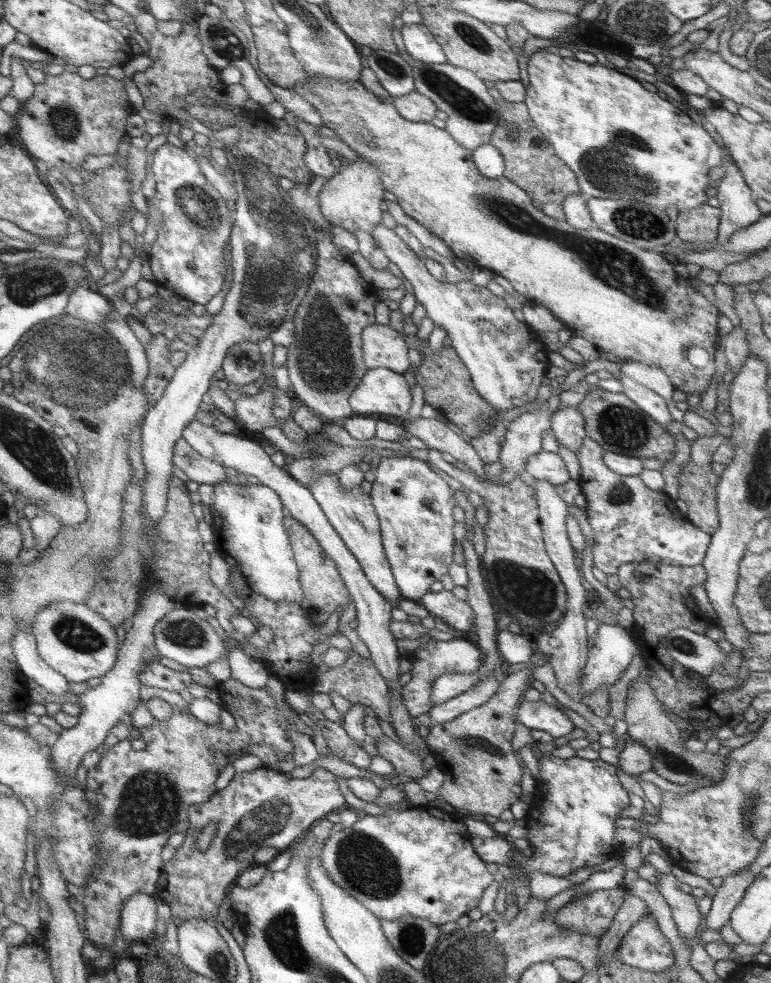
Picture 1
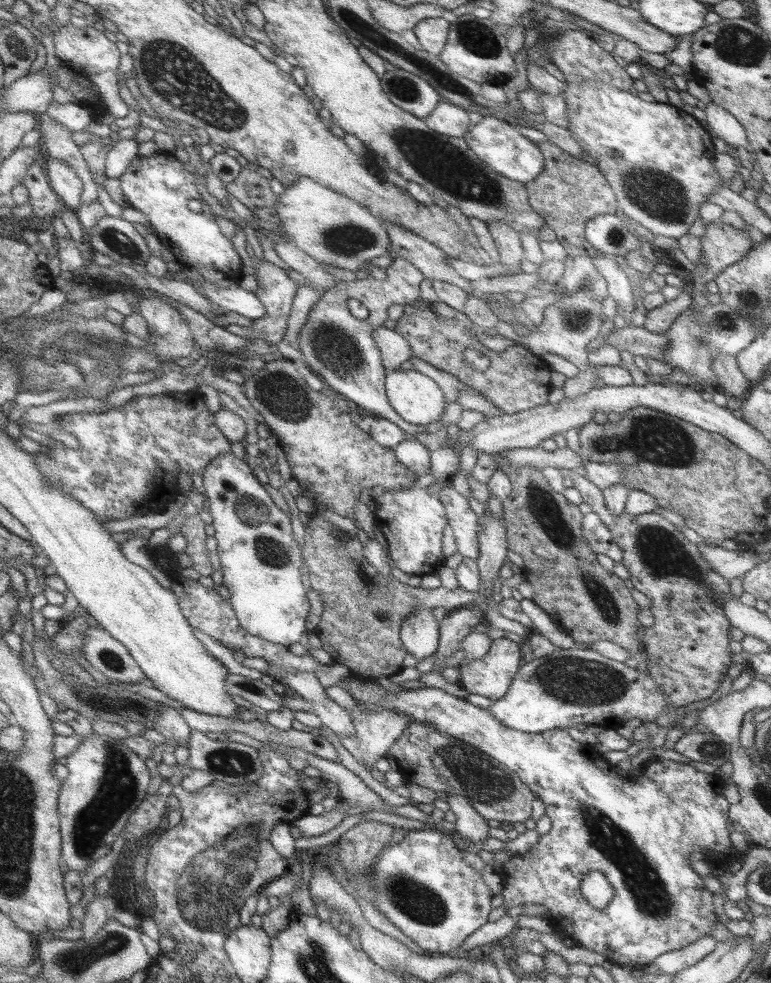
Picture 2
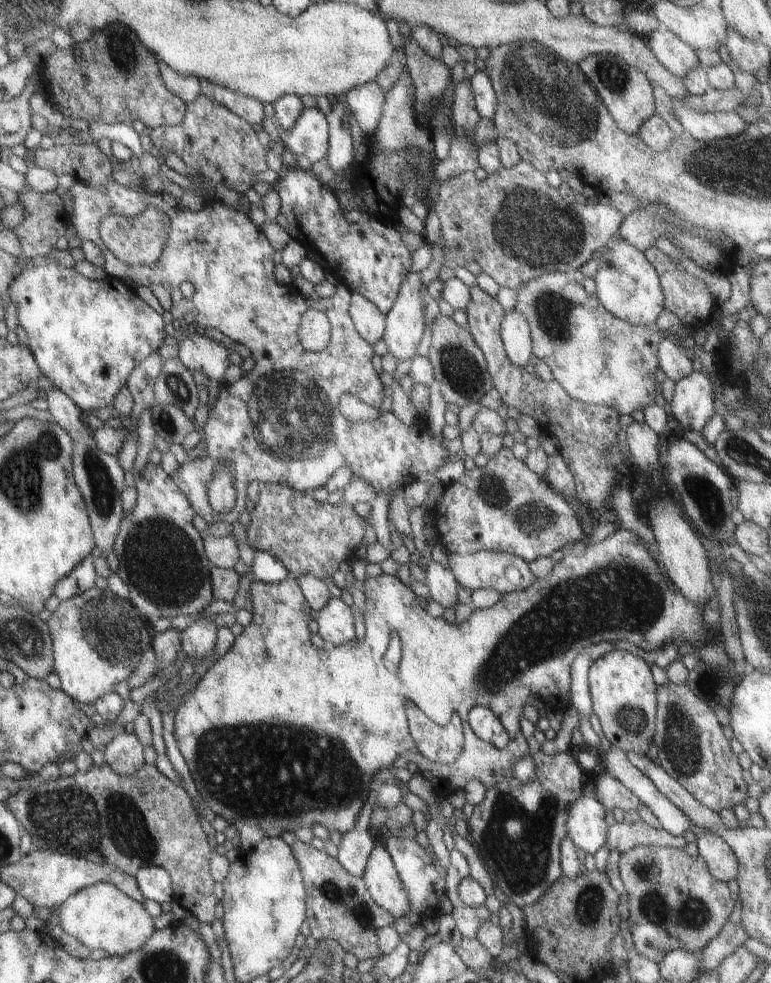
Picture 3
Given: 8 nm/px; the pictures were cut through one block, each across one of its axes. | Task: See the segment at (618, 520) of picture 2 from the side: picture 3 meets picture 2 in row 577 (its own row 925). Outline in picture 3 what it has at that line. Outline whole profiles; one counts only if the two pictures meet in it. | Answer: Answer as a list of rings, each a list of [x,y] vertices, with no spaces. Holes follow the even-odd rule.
[[[633,846],[619,854],[617,872],[627,892],[627,924],[633,950],[653,964],[675,950],[697,954],[707,938],[733,914],[735,898],[729,894],[727,884],[711,878],[699,854],[691,856],[679,848]]]

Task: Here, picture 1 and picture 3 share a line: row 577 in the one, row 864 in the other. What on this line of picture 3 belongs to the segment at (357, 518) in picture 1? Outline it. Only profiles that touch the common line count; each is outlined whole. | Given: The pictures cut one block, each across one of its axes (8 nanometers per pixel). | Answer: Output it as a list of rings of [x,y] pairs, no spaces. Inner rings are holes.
[[[373,844],[361,874],[361,880],[365,884],[365,890],[371,898],[371,902],[385,910],[391,918],[403,918],[405,916],[405,890],[401,888],[401,882],[393,870],[393,864],[385,852],[383,846]]]

